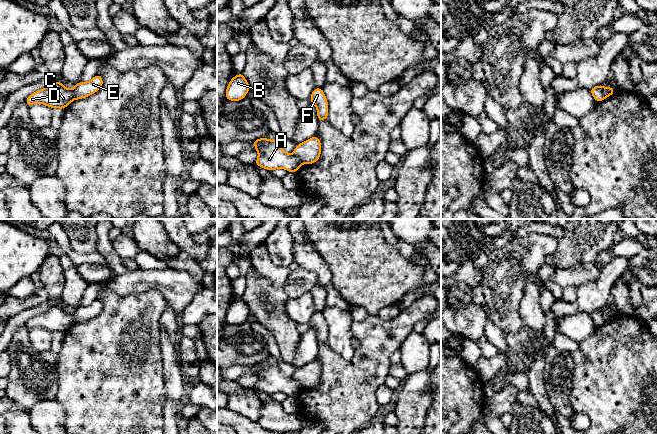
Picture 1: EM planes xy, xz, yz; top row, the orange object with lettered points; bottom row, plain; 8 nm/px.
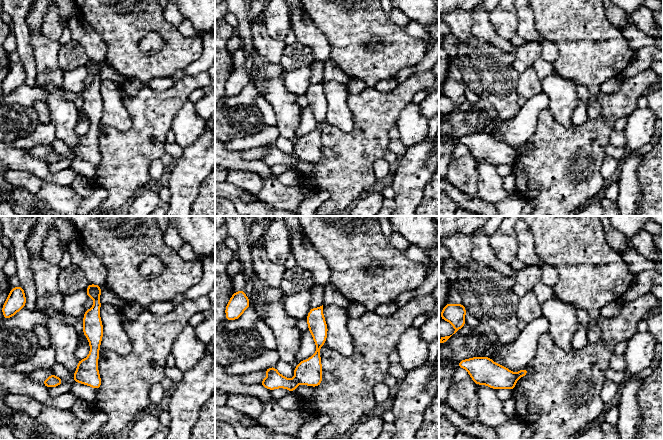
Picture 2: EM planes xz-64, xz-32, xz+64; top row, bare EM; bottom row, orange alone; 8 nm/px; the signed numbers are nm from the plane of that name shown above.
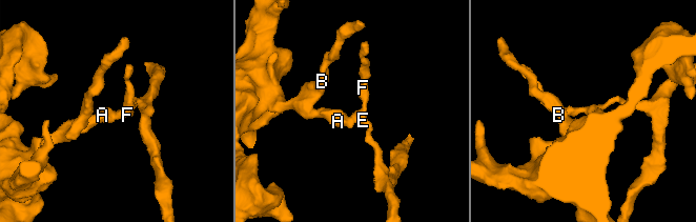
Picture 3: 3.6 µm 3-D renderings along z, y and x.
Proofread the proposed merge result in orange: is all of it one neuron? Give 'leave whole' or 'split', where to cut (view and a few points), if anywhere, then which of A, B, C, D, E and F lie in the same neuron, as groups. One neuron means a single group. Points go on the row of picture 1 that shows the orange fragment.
split | xy (72, 89), (73, 99) | A B C D / E F

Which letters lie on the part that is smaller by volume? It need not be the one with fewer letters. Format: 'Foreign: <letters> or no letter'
Foreign: E, F

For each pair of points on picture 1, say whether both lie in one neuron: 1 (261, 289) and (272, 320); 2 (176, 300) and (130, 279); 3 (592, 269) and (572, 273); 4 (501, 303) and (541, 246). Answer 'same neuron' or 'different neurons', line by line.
1: same neuron
2: same neuron
3: same neuron
4: same neuron

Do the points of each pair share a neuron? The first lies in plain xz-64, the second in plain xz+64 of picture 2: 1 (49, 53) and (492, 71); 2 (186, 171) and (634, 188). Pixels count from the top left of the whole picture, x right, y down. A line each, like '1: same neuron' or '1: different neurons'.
1: different neurons
2: same neuron

